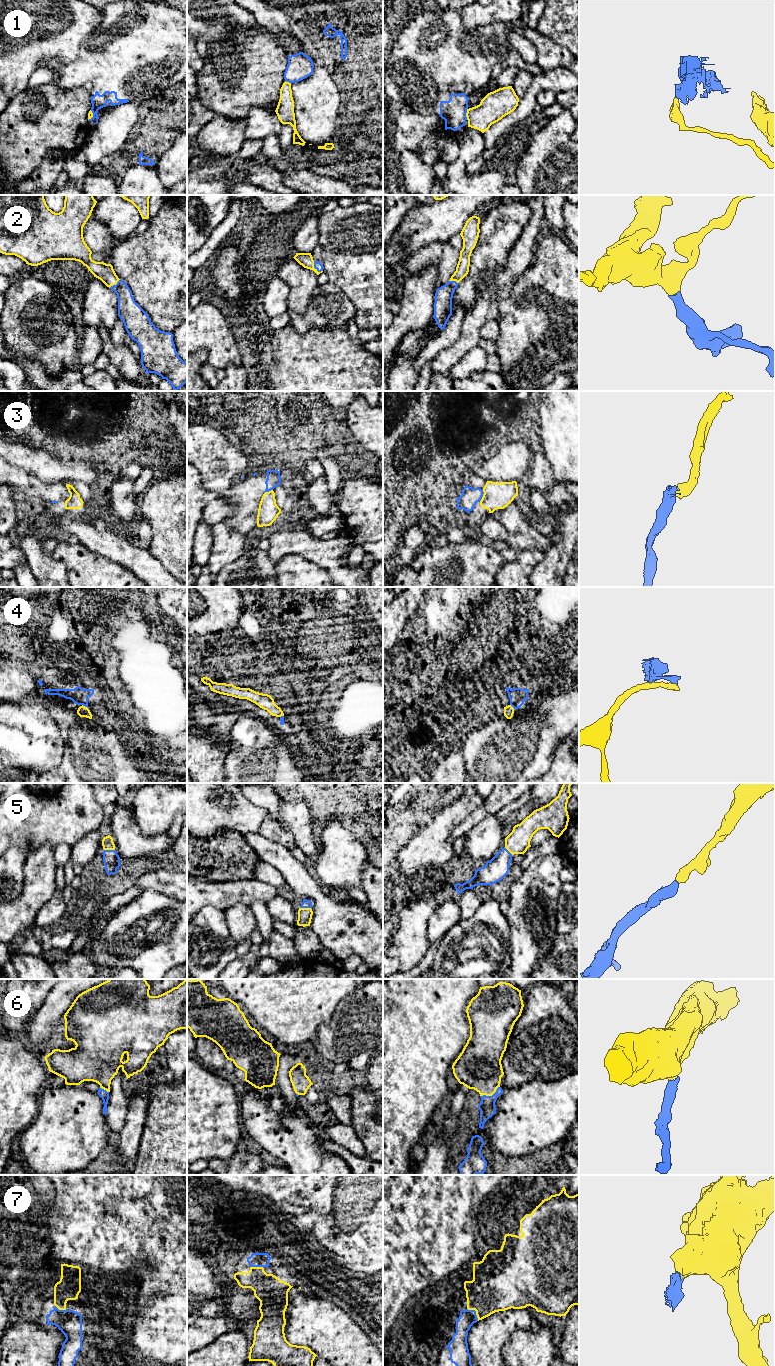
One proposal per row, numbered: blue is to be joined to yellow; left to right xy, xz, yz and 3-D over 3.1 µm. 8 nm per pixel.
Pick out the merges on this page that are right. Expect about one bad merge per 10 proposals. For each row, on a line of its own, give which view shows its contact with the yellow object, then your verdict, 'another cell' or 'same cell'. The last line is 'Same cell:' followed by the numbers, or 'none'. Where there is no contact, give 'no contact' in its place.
1: meets yellow in yz; another cell
2: meets yellow in xz; same cell
3: meets yellow in yz; another cell
4: meets yellow in xy; another cell
5: meets yellow in xz; same cell
6: meets yellow in yz; same cell
7: meets yellow in yz; same cell
Same cell: 2, 5, 6, 7

